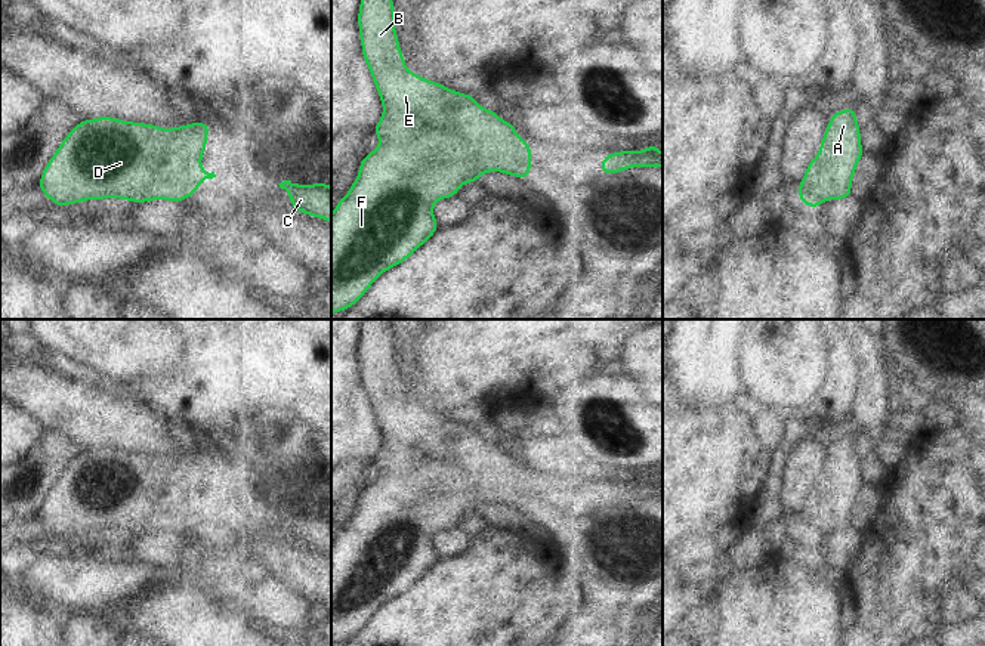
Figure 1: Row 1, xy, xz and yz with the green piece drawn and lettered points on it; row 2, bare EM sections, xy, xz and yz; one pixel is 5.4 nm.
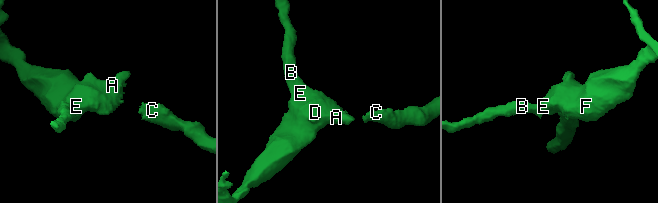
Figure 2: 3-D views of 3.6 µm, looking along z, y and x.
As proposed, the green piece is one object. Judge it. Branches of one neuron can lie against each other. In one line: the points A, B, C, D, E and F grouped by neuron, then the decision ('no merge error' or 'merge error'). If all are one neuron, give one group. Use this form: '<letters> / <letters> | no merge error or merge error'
A B C D E F | no merge error

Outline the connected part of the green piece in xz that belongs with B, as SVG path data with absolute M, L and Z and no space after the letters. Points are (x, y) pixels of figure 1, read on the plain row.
M362 319L358 341L362 389L383 436L380 452L371 461L380 476L359 492L359 504L349 523L331 544L331 646L351 640L387 600L405 593L438 560L433 535L457 528L461 516L479 513L488 503L500 503L528 511L531 475L519 469L515 454L503 452L494 441L484 441L475 426L464 426L423 409L405 399L395 361L395 336L386 319Z

